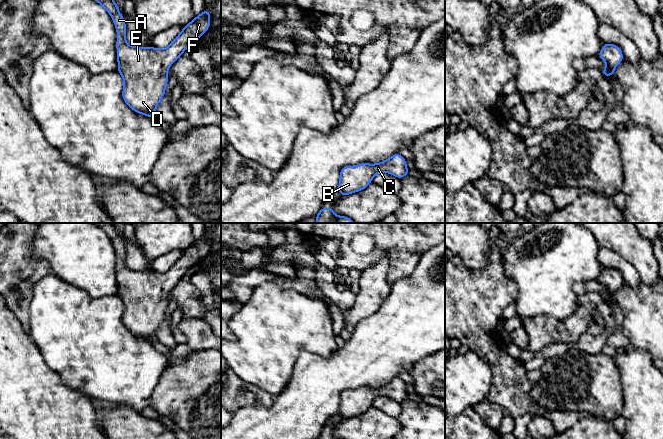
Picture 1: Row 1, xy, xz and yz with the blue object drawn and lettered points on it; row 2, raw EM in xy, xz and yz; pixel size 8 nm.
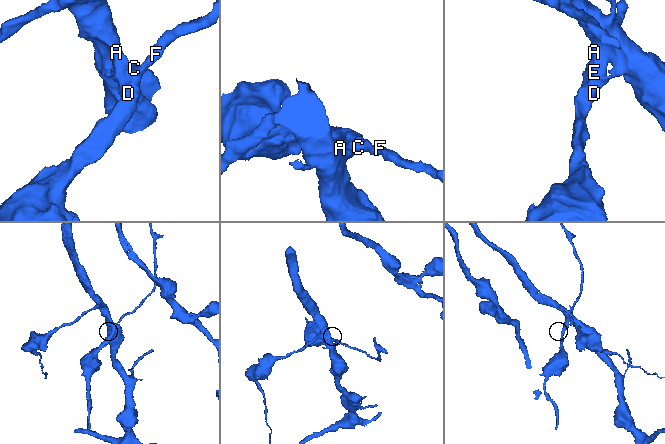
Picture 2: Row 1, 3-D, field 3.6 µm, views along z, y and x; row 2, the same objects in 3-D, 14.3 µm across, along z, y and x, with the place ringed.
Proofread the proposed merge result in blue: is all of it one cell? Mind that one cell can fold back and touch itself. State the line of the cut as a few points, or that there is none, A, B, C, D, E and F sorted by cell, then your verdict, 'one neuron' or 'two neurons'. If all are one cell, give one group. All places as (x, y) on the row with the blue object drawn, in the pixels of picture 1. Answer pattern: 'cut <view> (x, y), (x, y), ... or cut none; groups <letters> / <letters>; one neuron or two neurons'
cut none; groups A B C D E F; one neuron

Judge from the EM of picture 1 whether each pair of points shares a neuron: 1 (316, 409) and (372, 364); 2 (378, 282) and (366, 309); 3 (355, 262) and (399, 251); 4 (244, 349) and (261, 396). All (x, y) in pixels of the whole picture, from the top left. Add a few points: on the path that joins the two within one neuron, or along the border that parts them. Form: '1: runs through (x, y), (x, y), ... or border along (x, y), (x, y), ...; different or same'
1: runs through (328, 395), (358, 365); same
2: runs through (373, 289), (367, 302); same
3: runs through (366, 260), (370, 259), (380, 249), (388, 249); same
4: border along (238, 376), (242, 380), (268, 391), (274, 396); different

